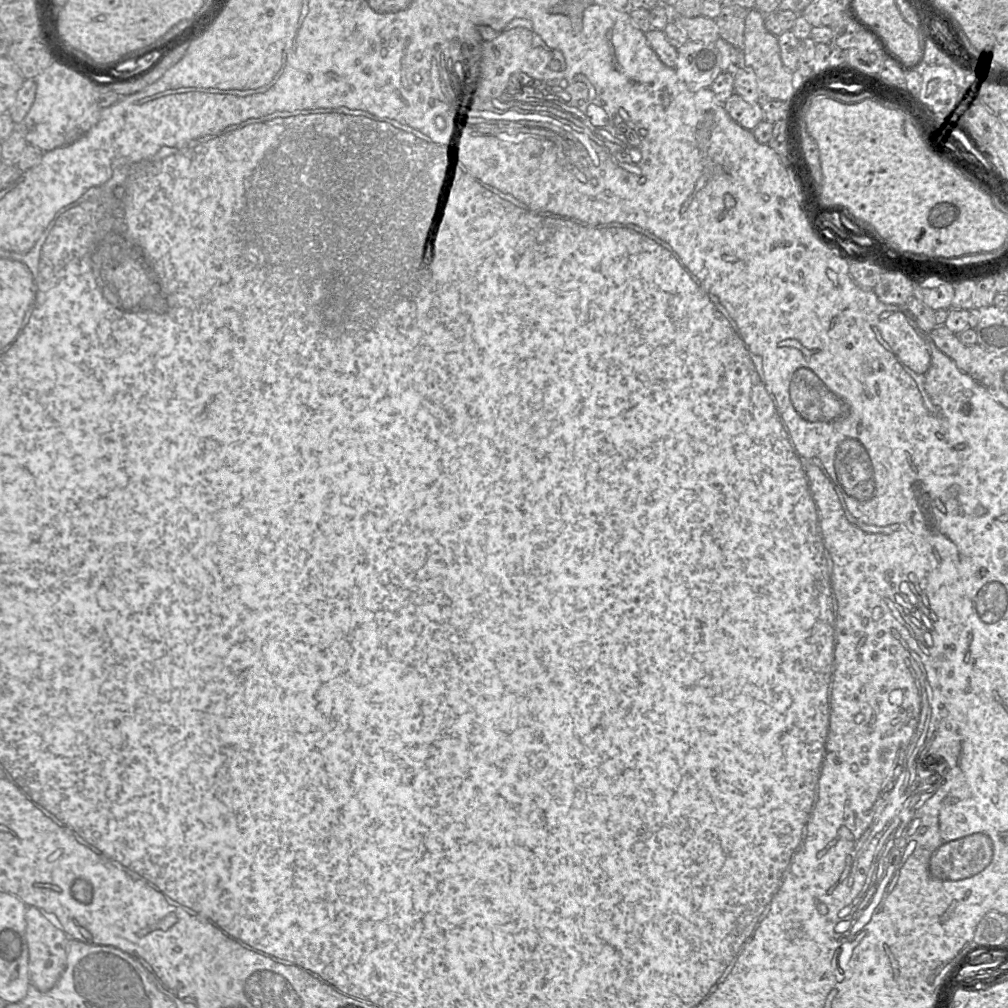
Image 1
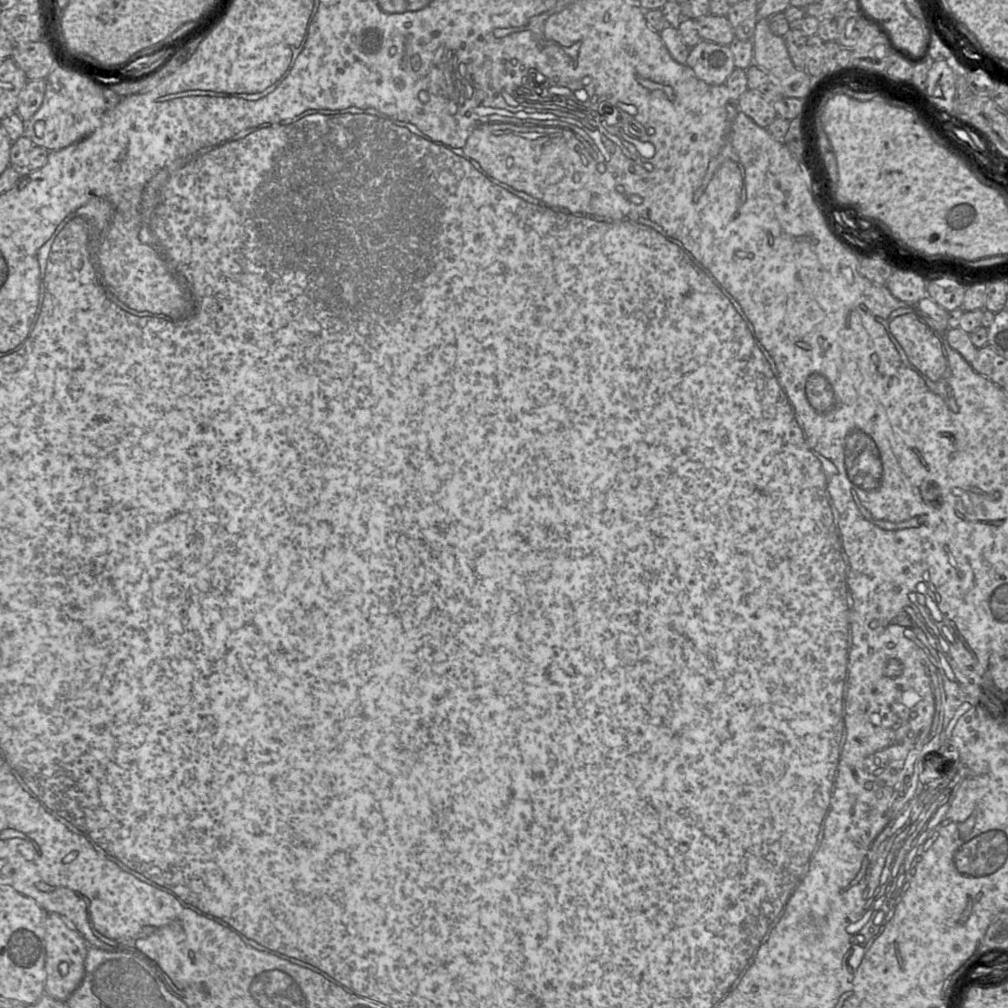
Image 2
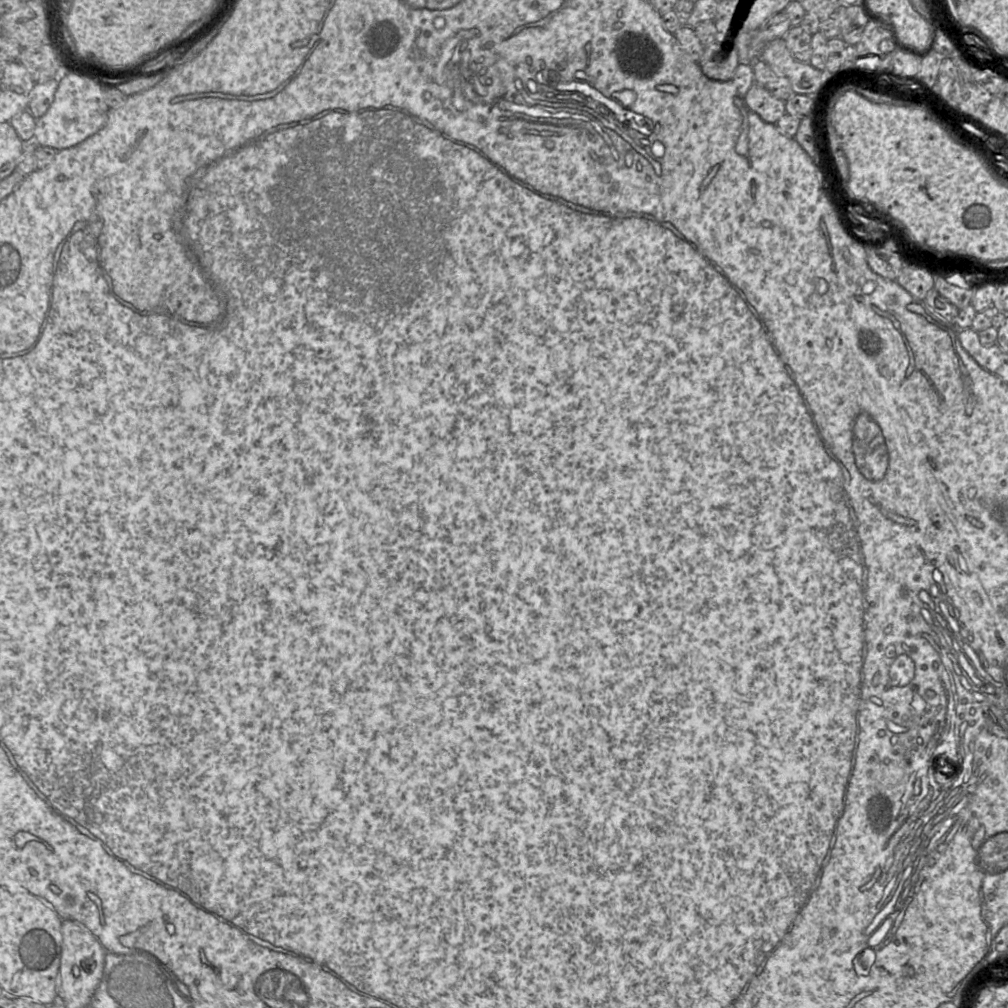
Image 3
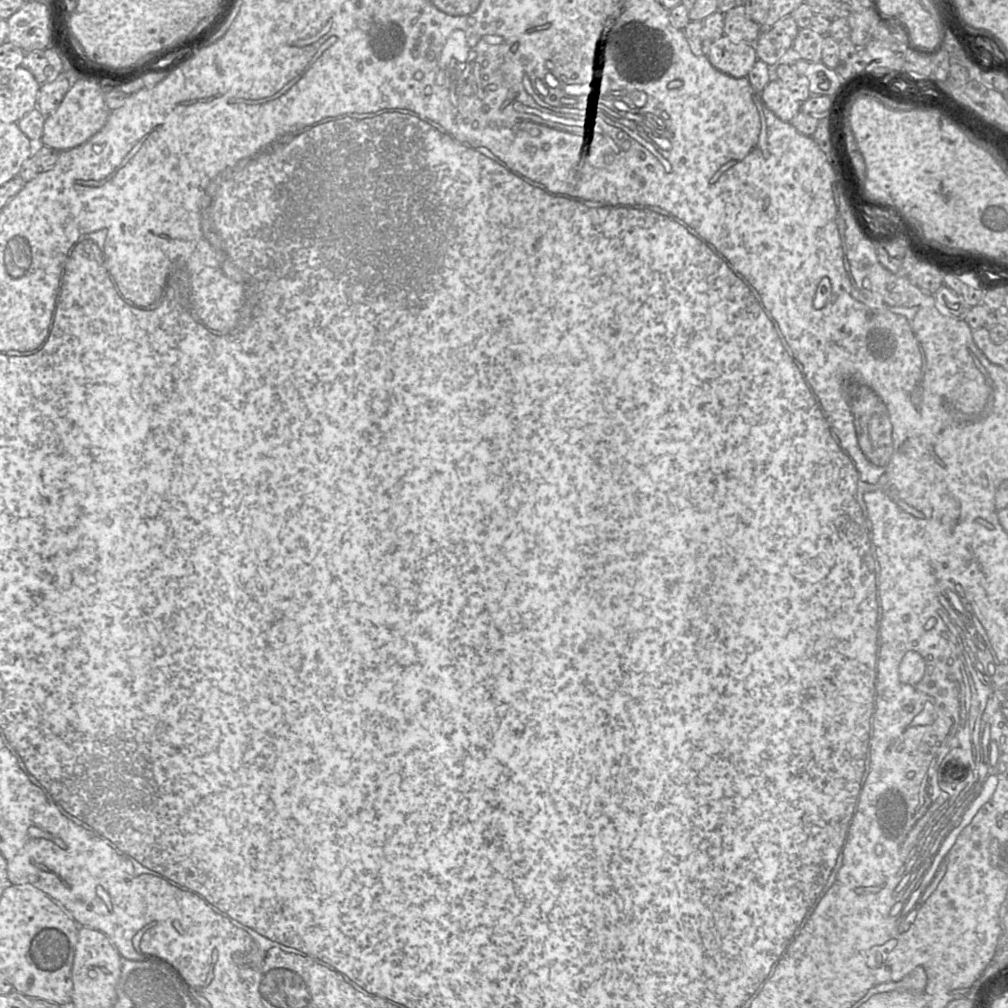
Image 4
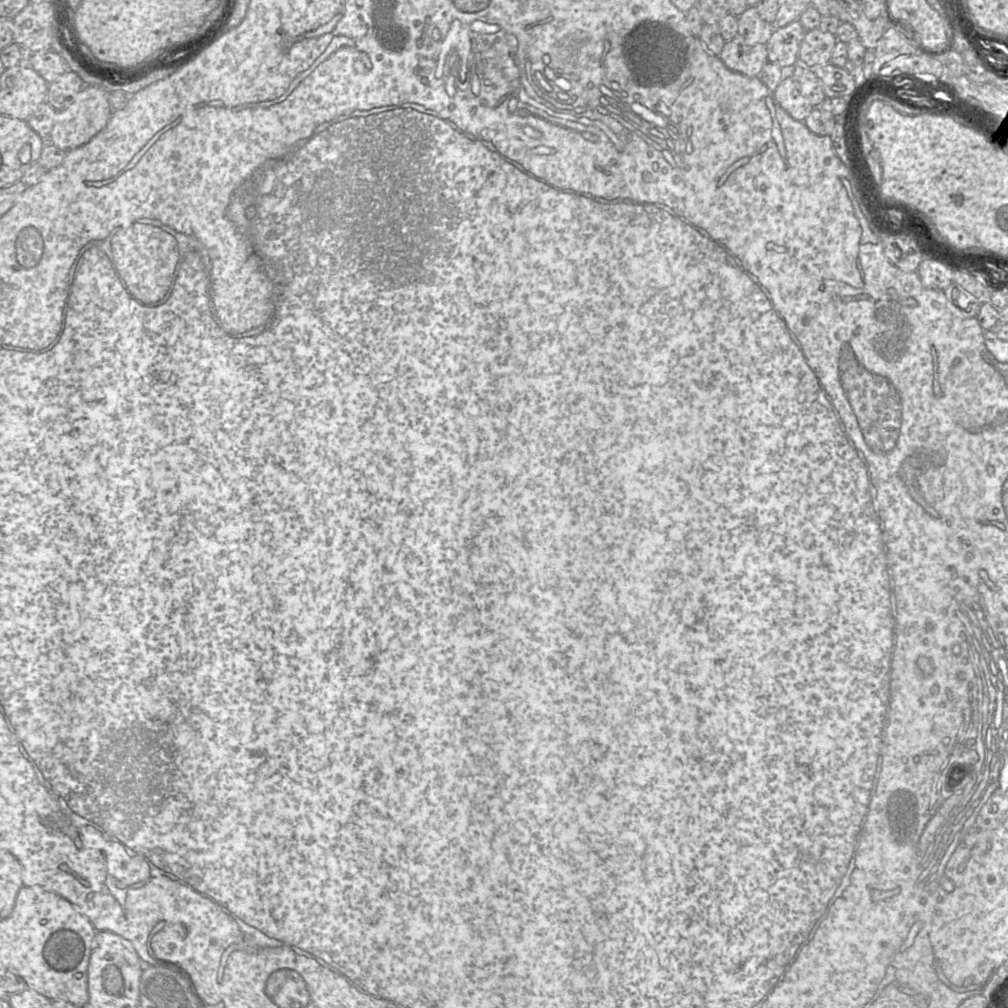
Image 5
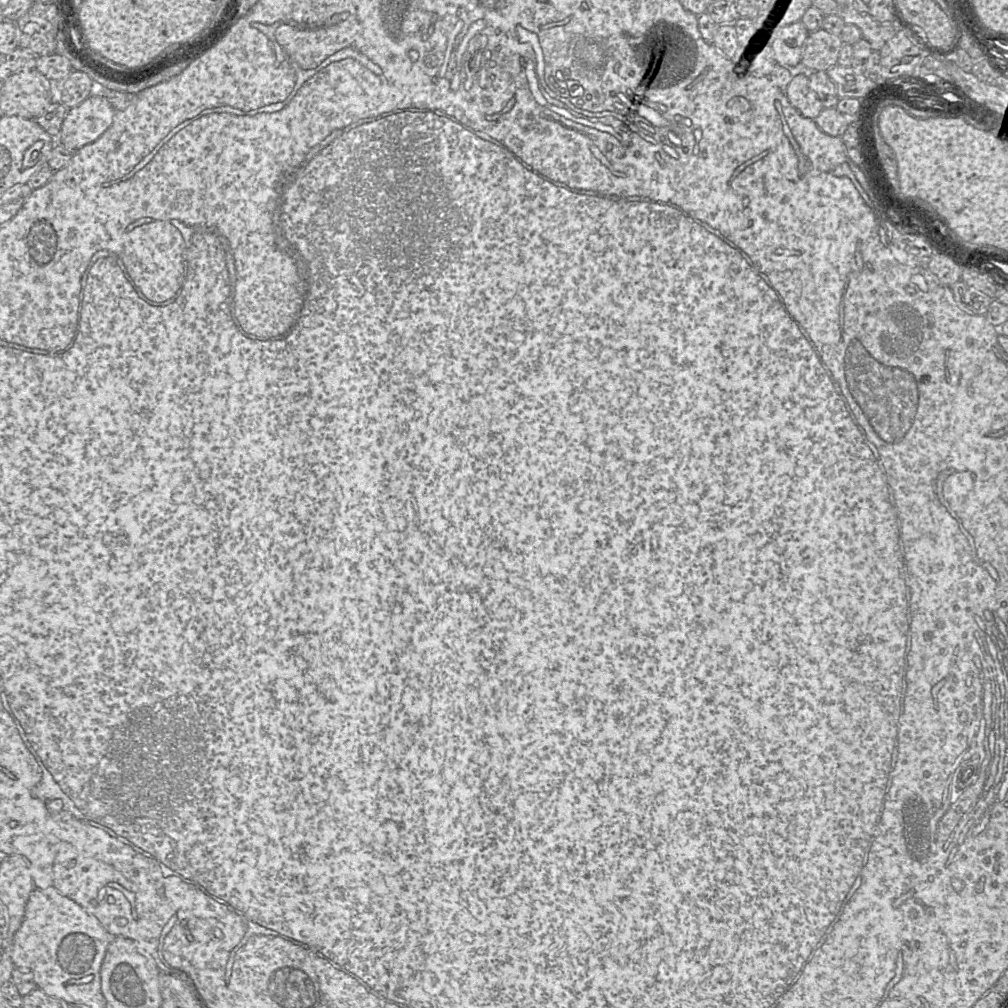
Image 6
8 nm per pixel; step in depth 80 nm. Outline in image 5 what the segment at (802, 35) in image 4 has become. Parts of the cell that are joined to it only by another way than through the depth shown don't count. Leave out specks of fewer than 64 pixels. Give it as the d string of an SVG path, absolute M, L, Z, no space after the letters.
M822 16L818 29L805 32L799 47L799 62L809 68L830 63L831 54L838 39L836 30L841 21L833 16Z

